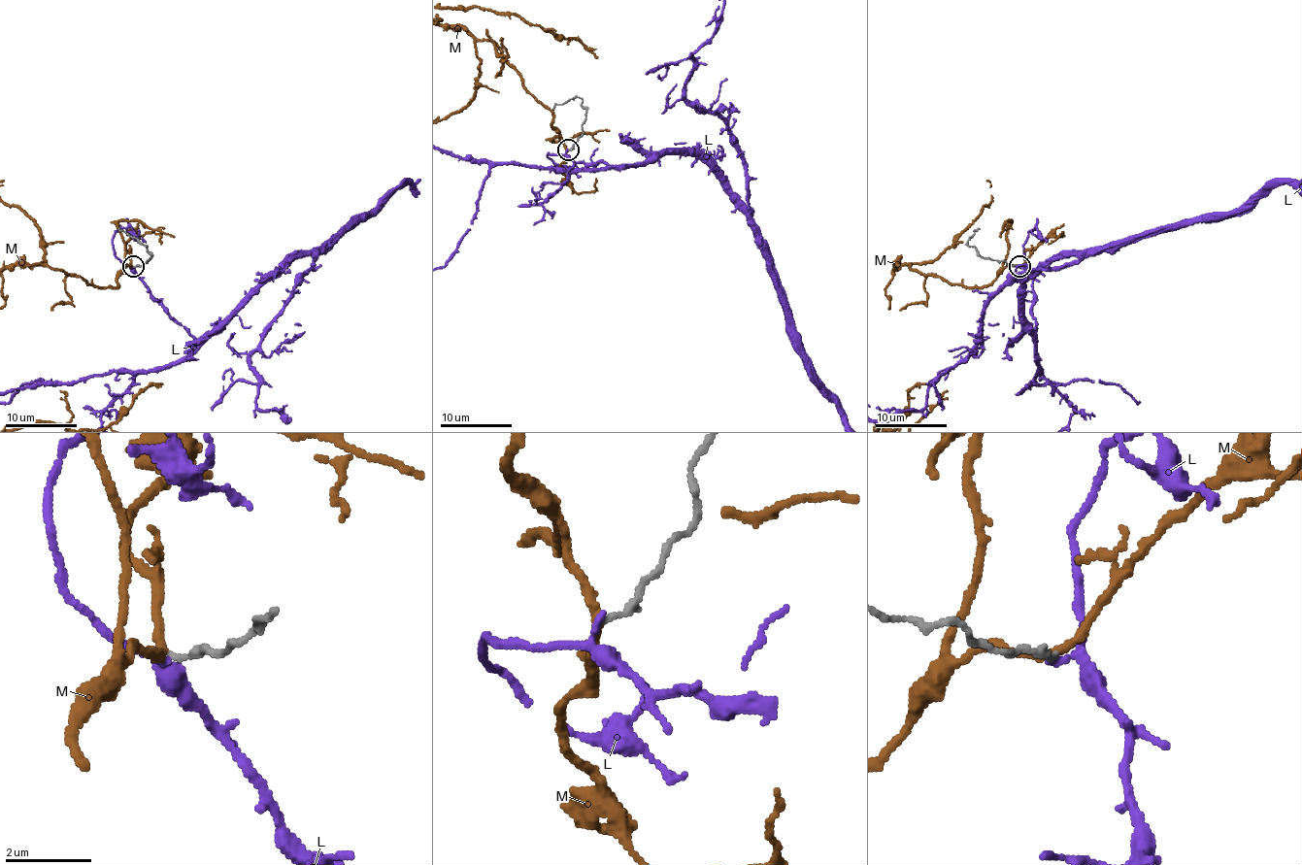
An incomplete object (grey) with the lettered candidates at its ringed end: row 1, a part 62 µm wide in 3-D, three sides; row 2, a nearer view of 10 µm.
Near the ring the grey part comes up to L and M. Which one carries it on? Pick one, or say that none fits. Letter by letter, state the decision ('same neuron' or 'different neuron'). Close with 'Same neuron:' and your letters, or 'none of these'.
L: same neuron
M: different neuron
Same neuron: L

